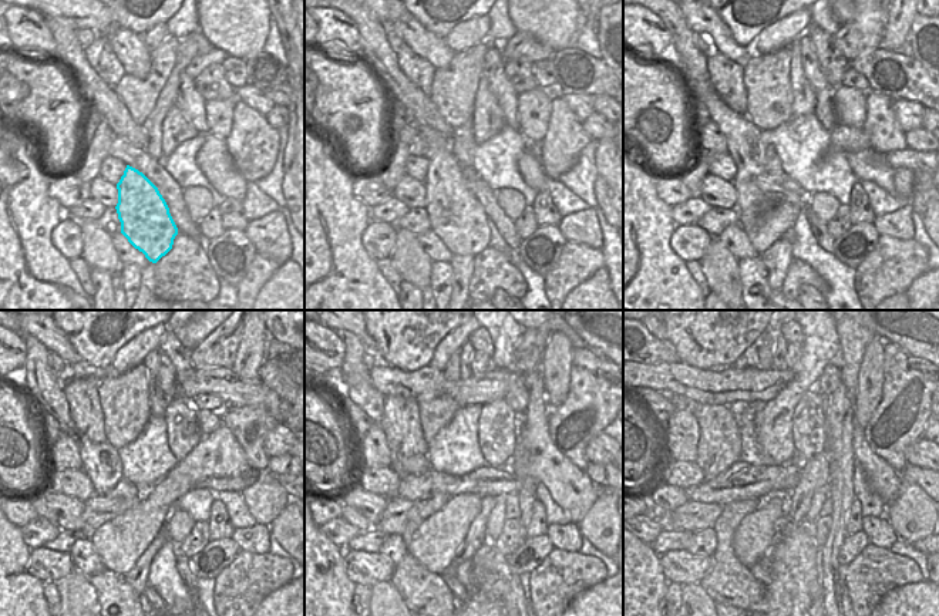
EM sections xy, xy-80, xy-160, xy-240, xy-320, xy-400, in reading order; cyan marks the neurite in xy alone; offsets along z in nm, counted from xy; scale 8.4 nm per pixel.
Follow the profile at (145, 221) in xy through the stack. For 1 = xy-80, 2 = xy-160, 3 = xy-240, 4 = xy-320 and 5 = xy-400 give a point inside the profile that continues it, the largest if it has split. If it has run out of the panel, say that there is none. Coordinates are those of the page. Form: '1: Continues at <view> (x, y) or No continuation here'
1: Continues at xy-80 (455, 216)
2: Continues at xy-160 (746, 145)
3: Continues at xy-240 (101, 463)
4: Continues at xy-320 (362, 393)
5: Continues at xy-400 (662, 339)

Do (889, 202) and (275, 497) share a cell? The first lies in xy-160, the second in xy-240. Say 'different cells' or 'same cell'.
different cells

